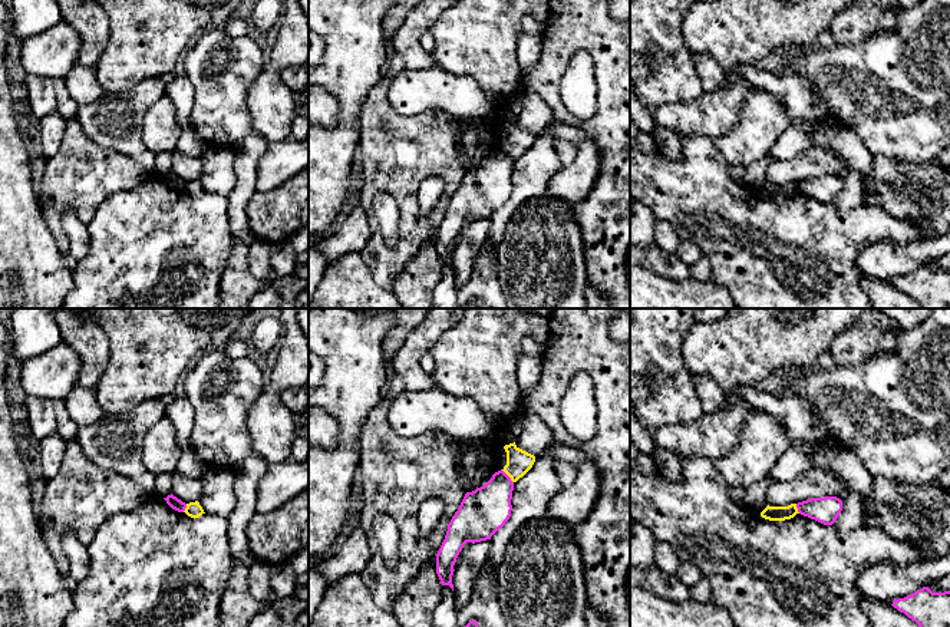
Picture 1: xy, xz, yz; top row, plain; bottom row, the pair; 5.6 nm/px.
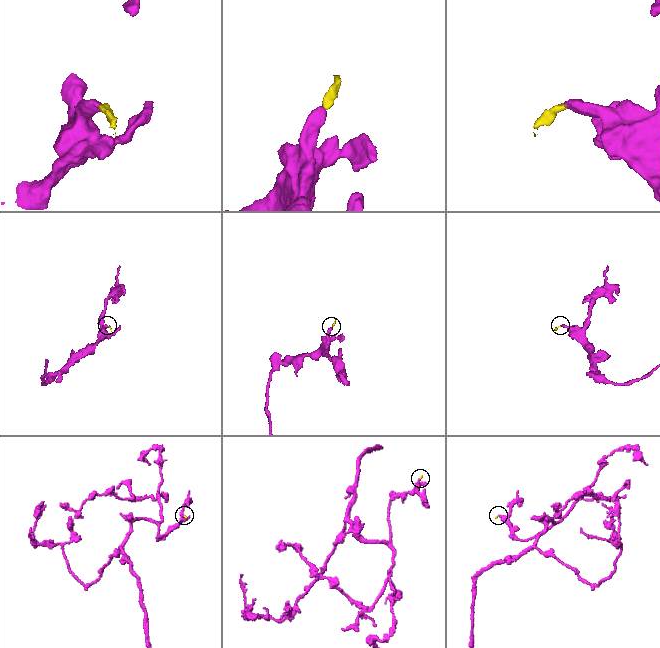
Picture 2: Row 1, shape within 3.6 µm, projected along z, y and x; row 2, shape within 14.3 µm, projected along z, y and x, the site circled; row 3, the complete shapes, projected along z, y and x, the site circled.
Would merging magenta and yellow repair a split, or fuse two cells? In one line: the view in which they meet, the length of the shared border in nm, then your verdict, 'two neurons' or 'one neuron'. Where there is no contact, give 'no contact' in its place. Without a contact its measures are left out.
contact in xz; length 100 nm; two neurons

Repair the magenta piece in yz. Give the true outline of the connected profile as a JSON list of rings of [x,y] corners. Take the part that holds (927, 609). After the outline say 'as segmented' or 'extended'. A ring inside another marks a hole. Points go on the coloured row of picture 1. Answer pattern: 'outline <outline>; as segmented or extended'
outline [[[923,587],[916,593],[894,600],[891,604],[918,627],[950,627],[950,591],[933,593]]]; as segmented

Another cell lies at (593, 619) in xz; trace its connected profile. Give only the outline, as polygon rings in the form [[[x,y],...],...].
[[[588,607],[585,613],[585,627],[610,627],[610,623],[597,610]]]

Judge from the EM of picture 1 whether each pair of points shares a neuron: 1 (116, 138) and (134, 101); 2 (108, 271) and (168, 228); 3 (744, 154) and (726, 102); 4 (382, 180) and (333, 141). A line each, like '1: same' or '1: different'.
1: same
2: same
3: different
4: different

